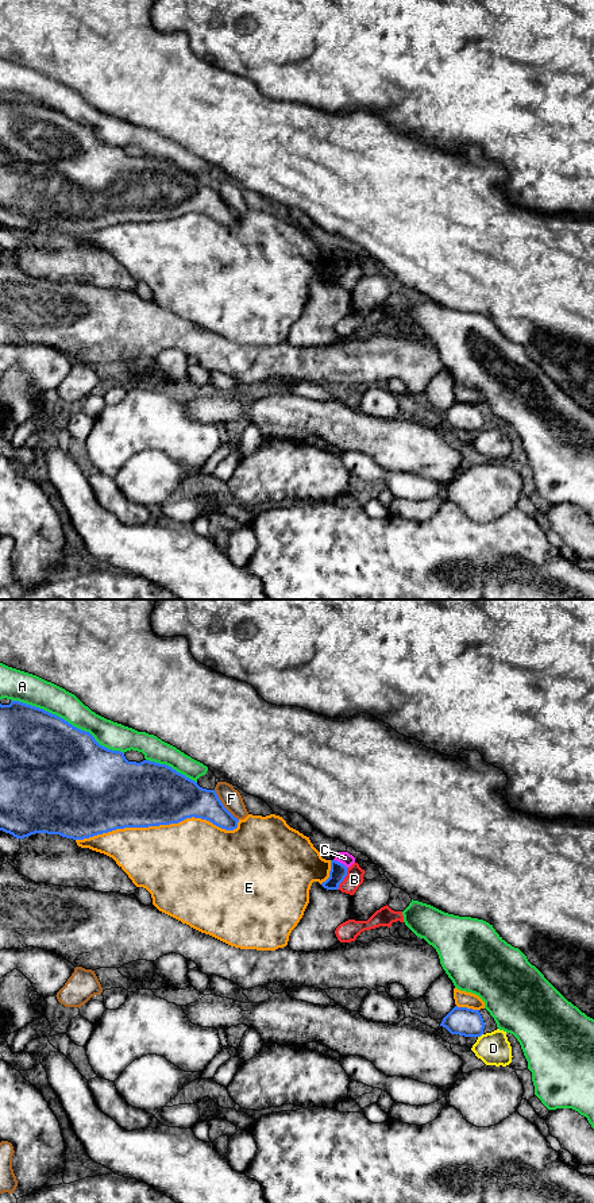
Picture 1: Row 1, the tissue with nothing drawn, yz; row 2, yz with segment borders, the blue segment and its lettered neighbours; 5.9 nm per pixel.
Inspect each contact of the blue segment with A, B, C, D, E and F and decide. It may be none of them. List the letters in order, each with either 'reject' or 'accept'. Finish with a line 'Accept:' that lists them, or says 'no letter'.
A: reject
B: reject
C: reject
D: reject
E: reject
F: reject
Accept: no letter

